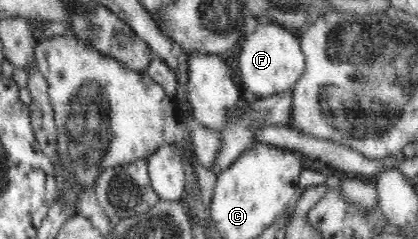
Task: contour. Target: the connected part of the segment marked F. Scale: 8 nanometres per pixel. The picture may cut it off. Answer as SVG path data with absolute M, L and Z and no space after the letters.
M261 21L255 31L245 38L245 43L241 45L239 53L239 77L243 81L242 89L247 89L261 97L277 95L282 91L293 88L295 82L300 79L305 71L305 55L300 47L299 35L293 34L288 28L280 26L273 21Z

